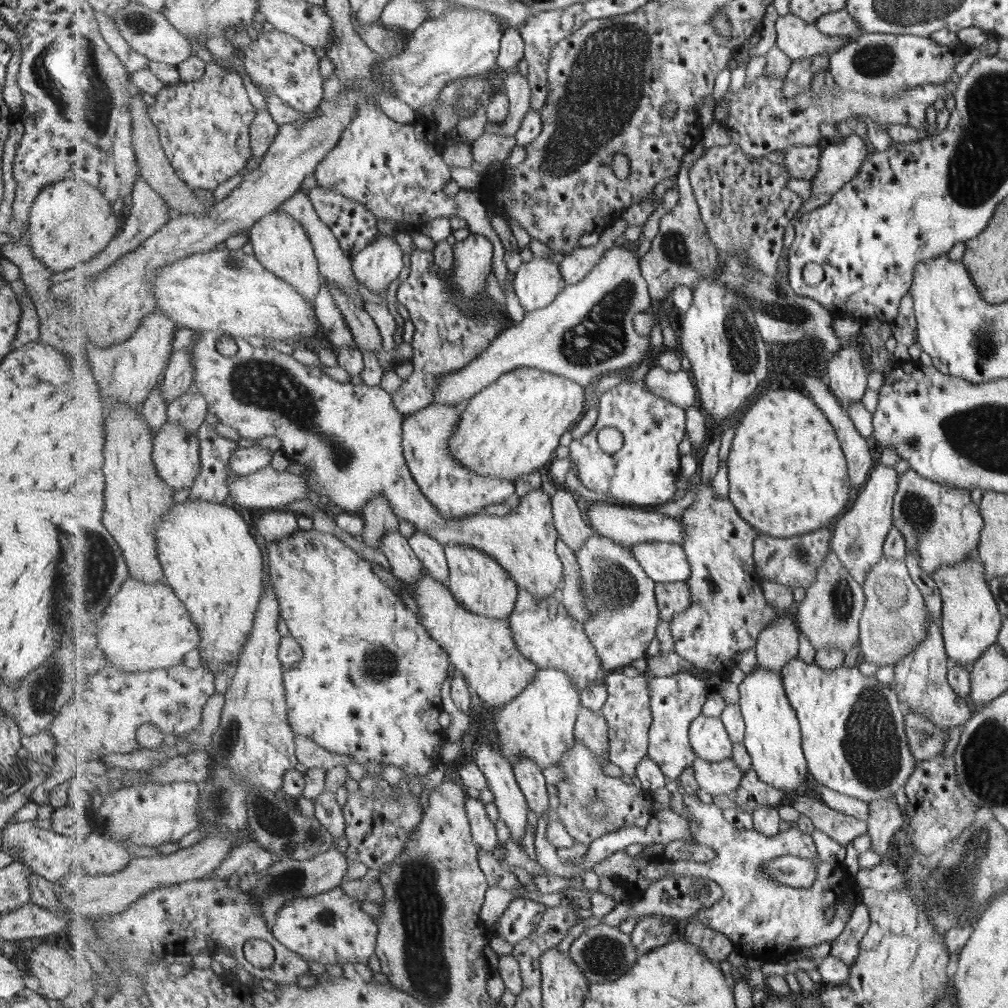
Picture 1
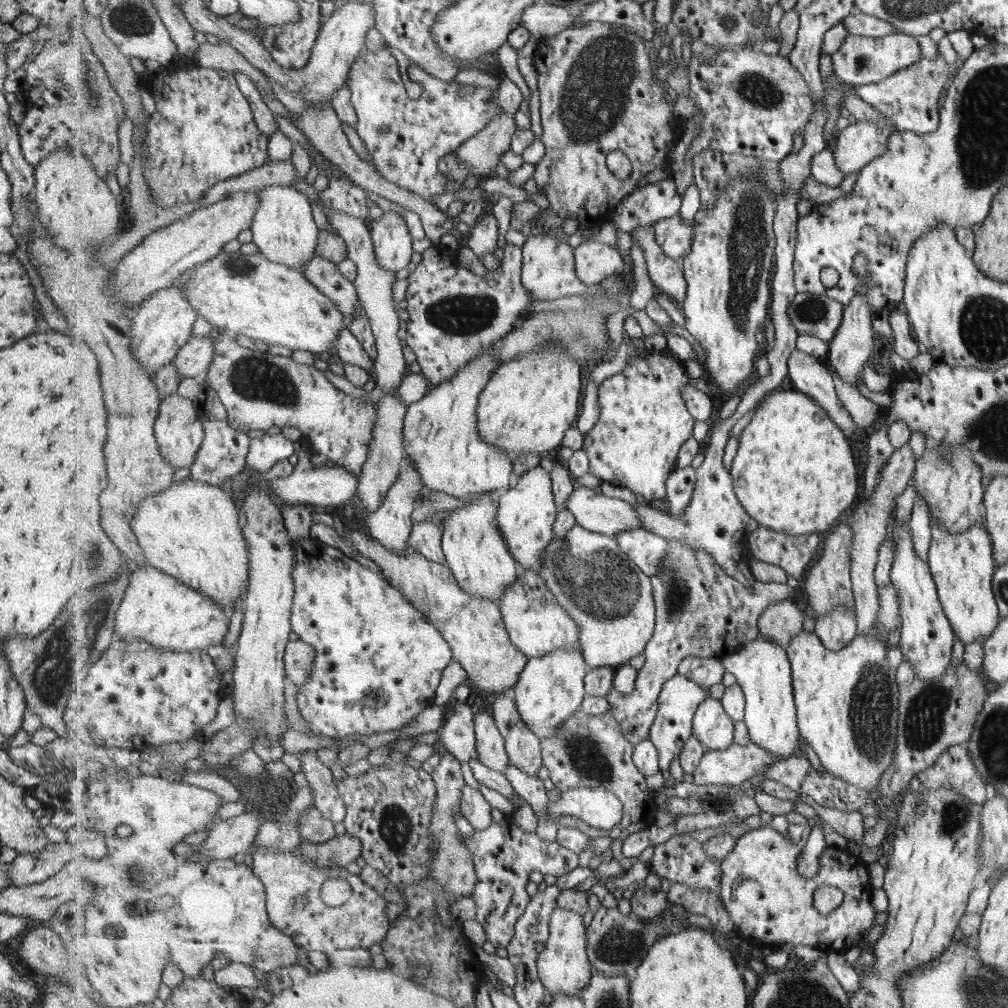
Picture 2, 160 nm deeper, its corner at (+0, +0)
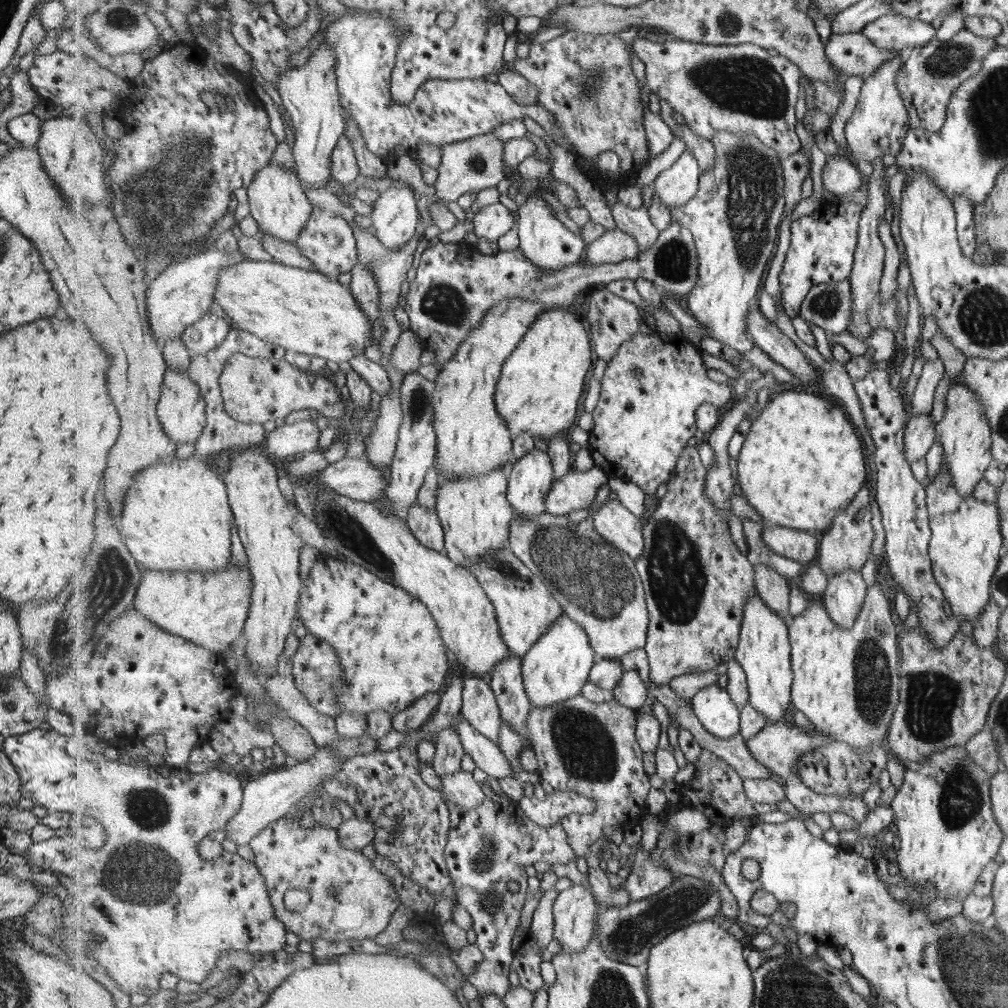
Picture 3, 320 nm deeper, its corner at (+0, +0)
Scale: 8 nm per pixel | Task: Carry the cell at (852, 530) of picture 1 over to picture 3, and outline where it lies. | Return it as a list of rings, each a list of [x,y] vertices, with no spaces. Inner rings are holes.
[[[929,412],[918,415],[910,420],[905,432],[905,454],[910,464],[923,457],[934,441],[934,426]]]

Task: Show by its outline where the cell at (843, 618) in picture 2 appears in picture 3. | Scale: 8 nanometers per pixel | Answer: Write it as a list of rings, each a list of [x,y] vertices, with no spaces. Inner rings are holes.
[[[855,569],[844,570],[827,580],[823,602],[831,618],[850,629],[861,612],[867,596],[867,582]]]

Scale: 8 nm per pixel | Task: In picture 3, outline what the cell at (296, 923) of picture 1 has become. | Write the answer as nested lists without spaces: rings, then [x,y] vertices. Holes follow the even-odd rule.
[[[289,813],[272,822],[267,829],[263,829],[259,836],[253,838],[250,847],[255,855],[254,862],[257,868],[264,875],[277,918],[280,918],[286,928],[300,940],[311,942],[313,938],[324,938],[329,942],[354,939],[373,940],[377,934],[381,934],[389,926],[391,915],[402,904],[401,895],[397,892],[393,882],[389,880],[389,876],[377,870],[373,866],[373,860],[369,860],[361,850],[347,850],[341,844],[338,828],[317,823],[309,829],[303,828],[301,817]],[[334,886],[340,890],[338,896],[332,893]],[[293,888],[304,888],[310,895],[308,905],[299,912],[289,910],[285,906],[285,894]]]

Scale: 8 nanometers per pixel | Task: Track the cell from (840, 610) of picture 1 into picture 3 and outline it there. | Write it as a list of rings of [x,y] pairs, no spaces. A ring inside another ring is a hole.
[[[871,483],[866,484],[853,500],[849,510],[841,512],[833,521],[831,528],[820,540],[819,565],[828,579],[844,570],[860,571],[867,564],[873,542],[875,542],[875,528],[873,528],[873,508],[871,508]]]

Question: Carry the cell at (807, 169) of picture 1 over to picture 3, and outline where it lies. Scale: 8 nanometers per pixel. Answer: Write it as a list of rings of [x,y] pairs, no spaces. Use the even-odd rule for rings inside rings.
[[[827,157],[822,182],[823,188],[829,189],[836,195],[843,197],[853,193],[853,198],[848,200],[854,200],[856,191],[864,185],[863,175],[861,175],[861,172],[859,172],[849,157]]]

